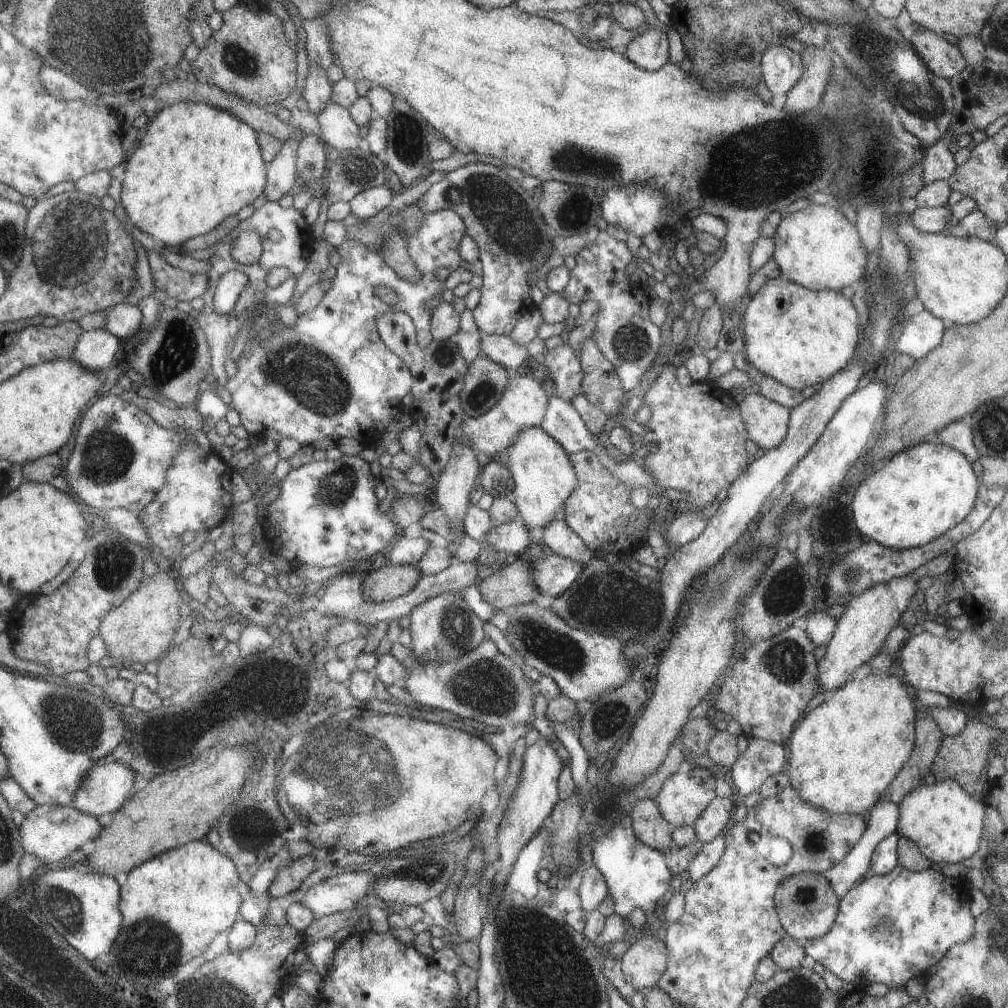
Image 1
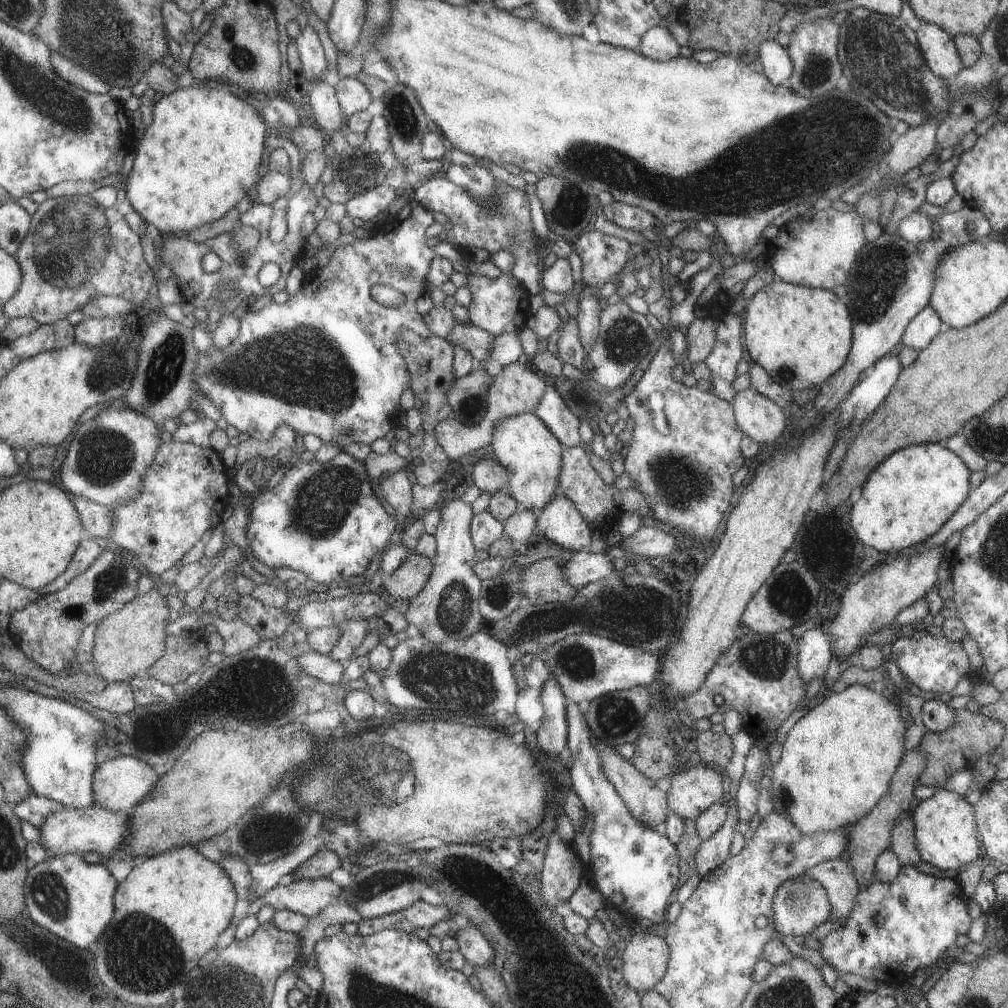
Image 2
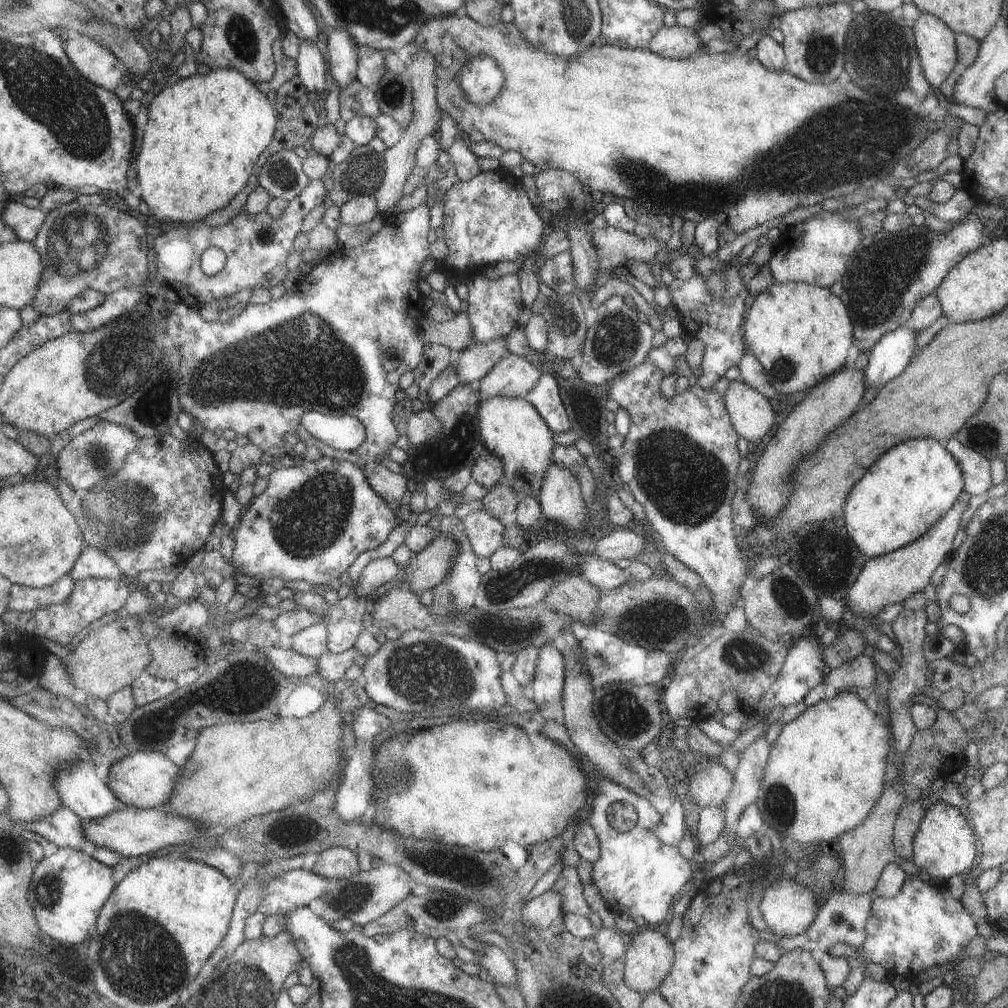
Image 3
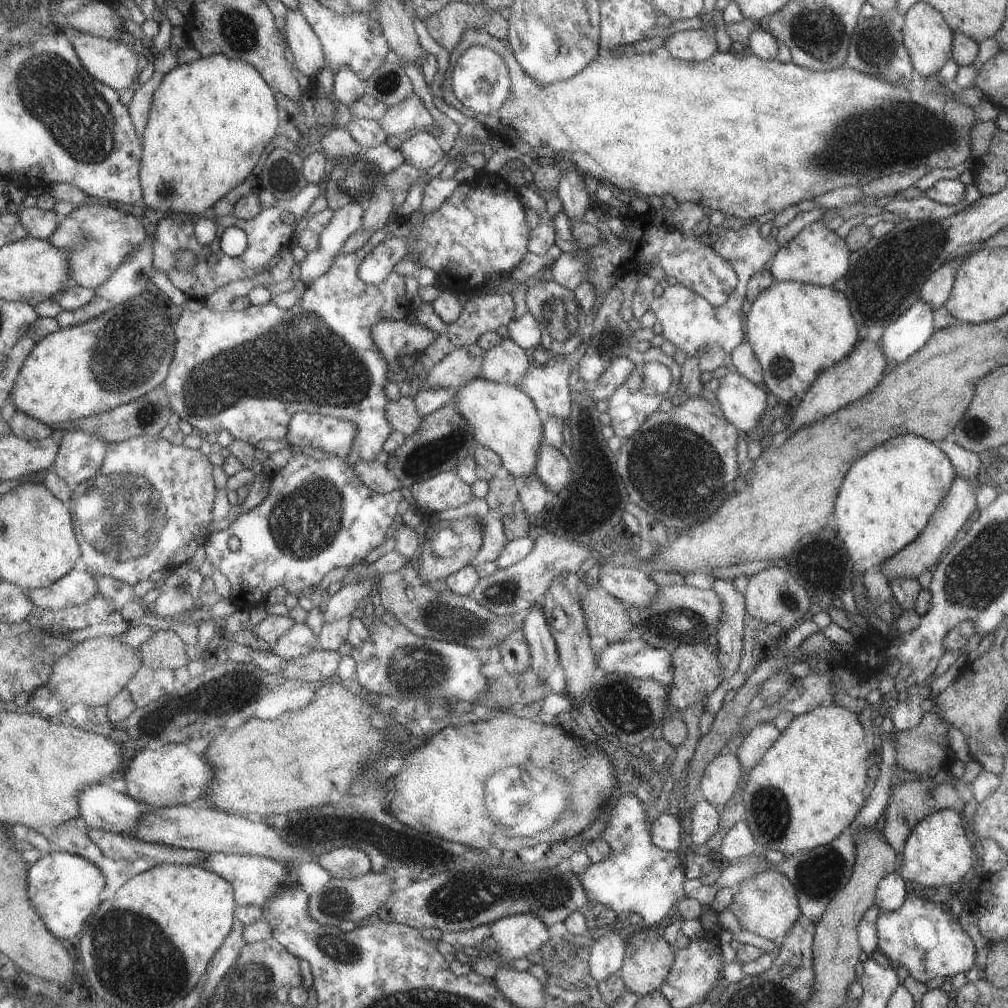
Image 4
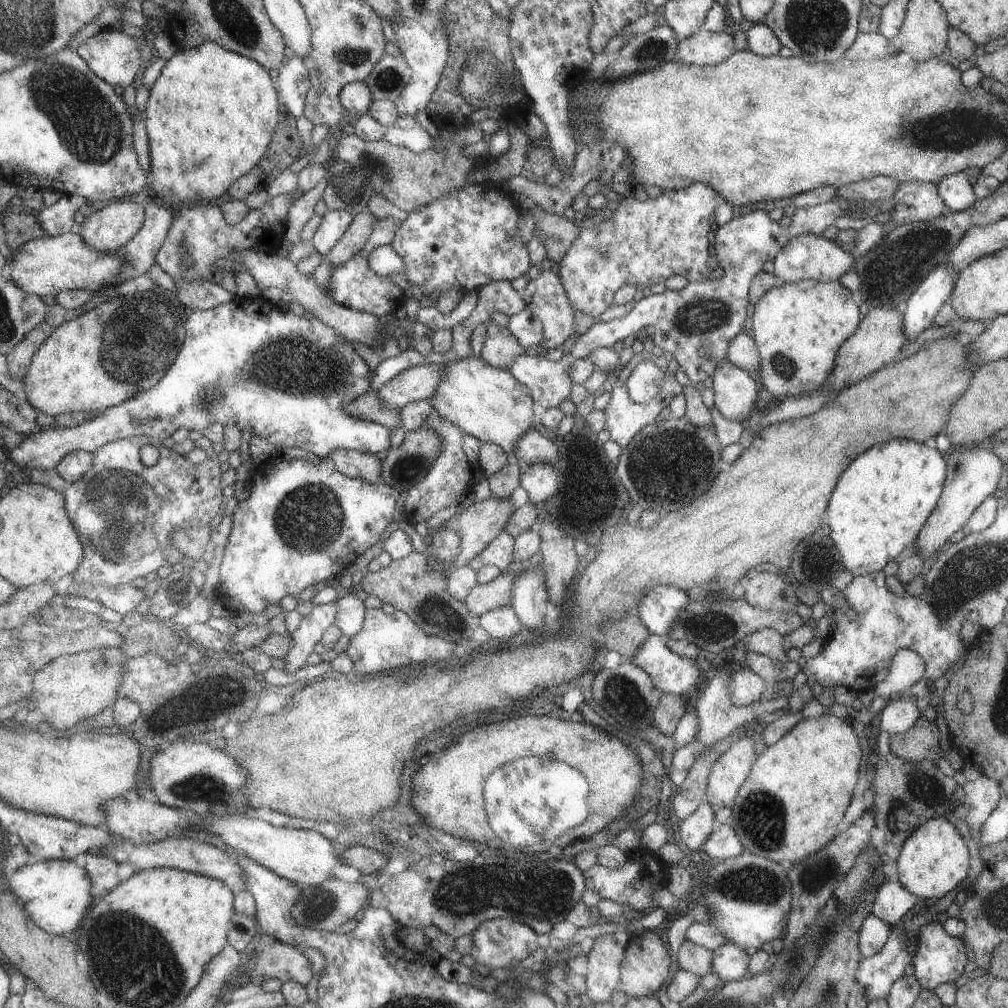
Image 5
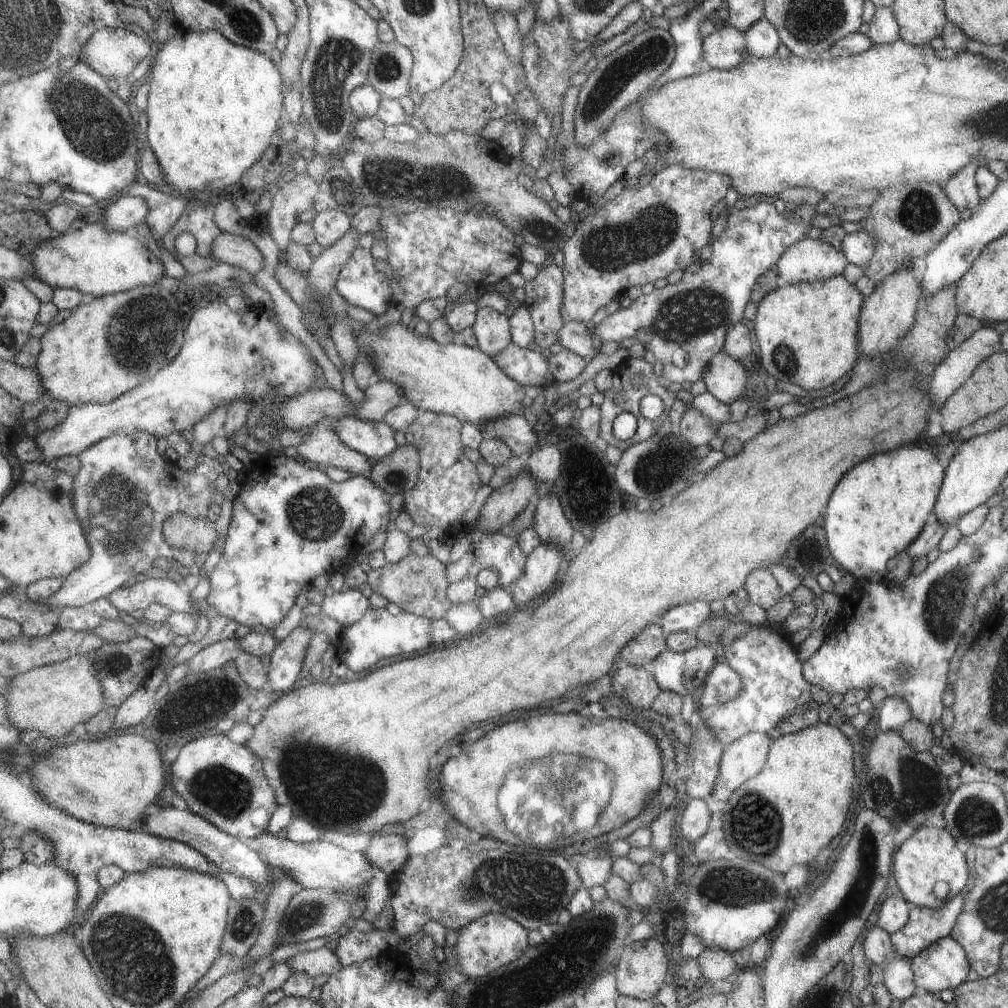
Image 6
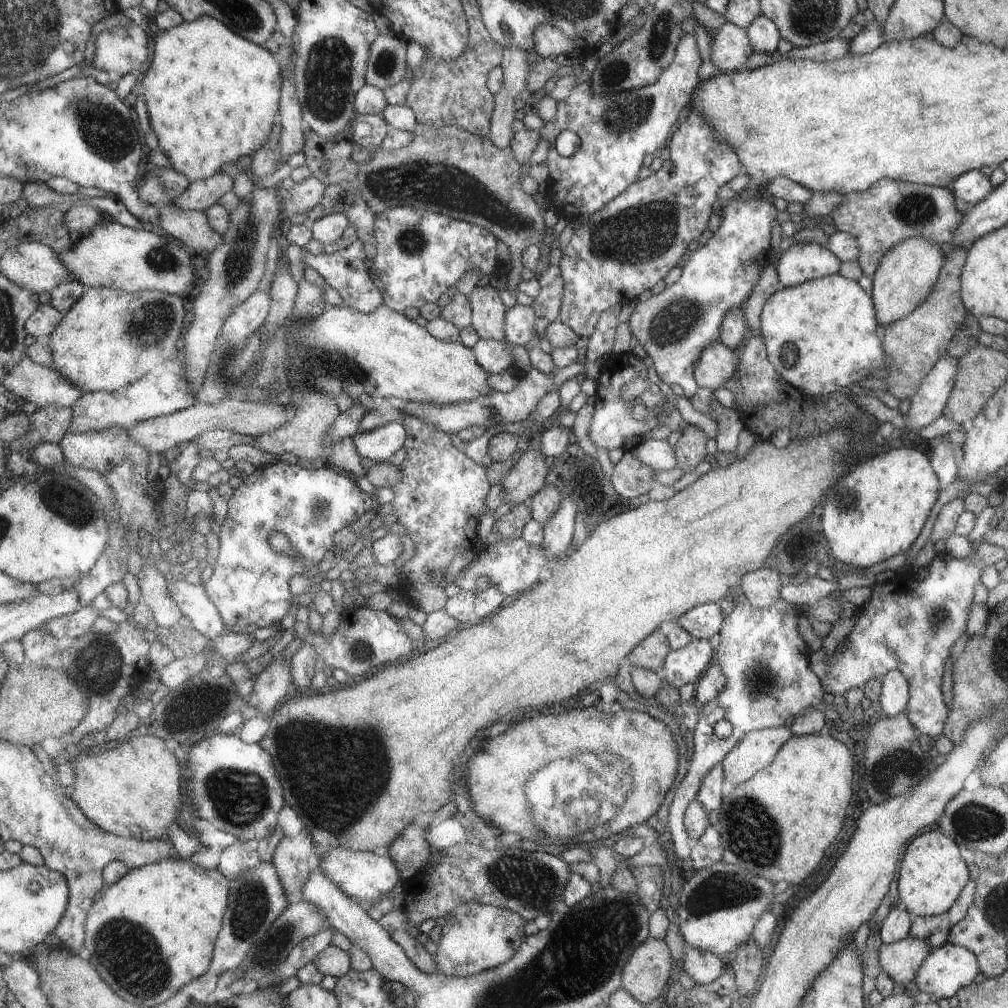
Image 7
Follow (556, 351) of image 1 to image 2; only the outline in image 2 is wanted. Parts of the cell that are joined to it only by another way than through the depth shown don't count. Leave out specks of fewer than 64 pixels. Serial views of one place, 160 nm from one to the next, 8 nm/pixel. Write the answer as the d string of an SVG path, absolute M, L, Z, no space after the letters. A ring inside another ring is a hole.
M569 316L567 322L561 326L561 329L563 331L557 342L557 356L562 362L567 362L573 367L583 370L583 363L587 358L588 352L584 349L576 318Z

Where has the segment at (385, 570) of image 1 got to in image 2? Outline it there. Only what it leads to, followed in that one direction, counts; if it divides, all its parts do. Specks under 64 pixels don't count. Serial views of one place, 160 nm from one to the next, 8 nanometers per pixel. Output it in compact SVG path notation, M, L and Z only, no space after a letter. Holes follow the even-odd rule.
M415 552L393 575L384 577L383 590L398 601L408 603L426 587L433 565L433 560Z

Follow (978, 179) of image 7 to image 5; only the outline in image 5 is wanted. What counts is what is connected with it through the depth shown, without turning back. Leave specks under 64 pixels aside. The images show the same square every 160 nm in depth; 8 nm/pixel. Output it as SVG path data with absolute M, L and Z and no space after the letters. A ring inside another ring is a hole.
M963 171L944 176L935 185L947 211L959 212L968 209L976 201L972 184L969 184Z

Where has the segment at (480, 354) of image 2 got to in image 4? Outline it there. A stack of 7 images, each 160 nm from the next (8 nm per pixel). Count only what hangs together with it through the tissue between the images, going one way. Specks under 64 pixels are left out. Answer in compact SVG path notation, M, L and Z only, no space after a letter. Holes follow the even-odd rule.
M416 320L381 321L372 329L375 342L391 362L399 356L422 353L441 336Z

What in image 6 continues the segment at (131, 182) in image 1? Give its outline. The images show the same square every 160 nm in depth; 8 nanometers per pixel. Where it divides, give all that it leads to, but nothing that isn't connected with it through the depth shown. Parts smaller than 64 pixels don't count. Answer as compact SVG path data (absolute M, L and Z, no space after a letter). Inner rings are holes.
M209 31L200 35L186 34L178 32L170 41L167 41L160 51L155 51L156 60L150 70L146 114L148 117L147 142L157 155L163 167L166 180L177 190L187 192L202 191L222 191L227 186L238 185L241 177L251 168L262 156L267 147L271 144L271 139L281 120L281 116L286 113L284 106L284 80L279 67L273 65L271 58L263 53L258 53L250 48L236 45L219 31Z

